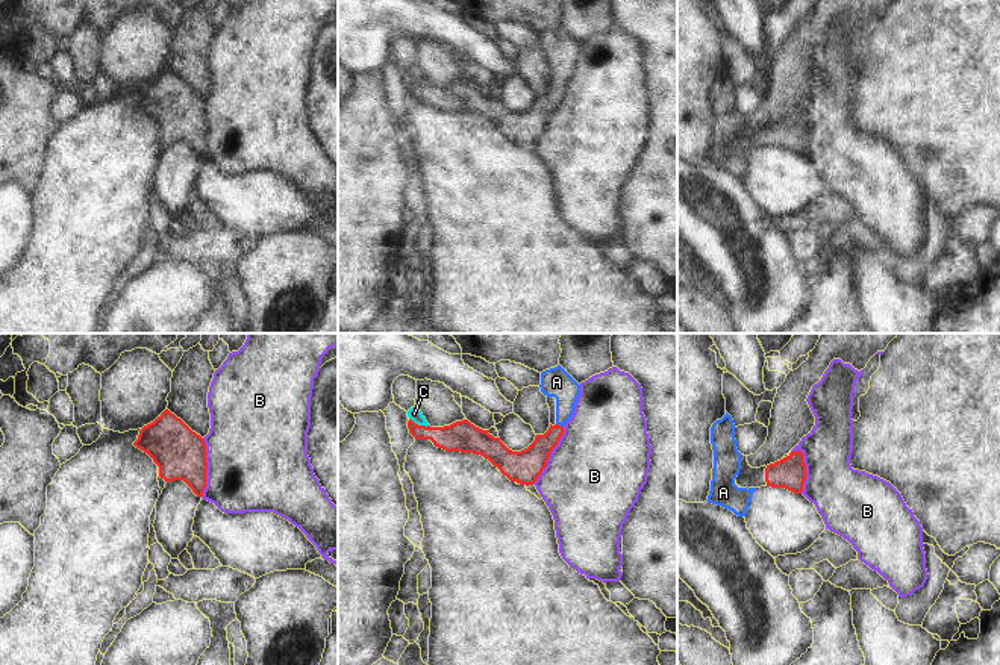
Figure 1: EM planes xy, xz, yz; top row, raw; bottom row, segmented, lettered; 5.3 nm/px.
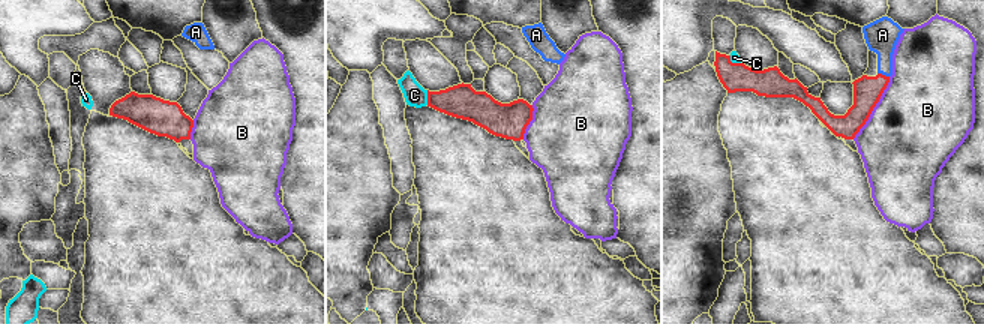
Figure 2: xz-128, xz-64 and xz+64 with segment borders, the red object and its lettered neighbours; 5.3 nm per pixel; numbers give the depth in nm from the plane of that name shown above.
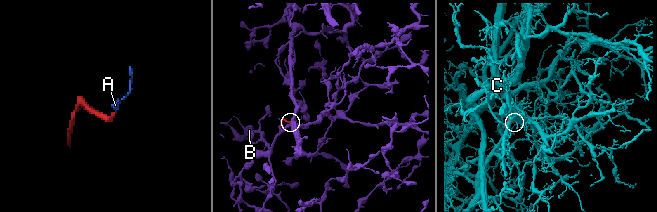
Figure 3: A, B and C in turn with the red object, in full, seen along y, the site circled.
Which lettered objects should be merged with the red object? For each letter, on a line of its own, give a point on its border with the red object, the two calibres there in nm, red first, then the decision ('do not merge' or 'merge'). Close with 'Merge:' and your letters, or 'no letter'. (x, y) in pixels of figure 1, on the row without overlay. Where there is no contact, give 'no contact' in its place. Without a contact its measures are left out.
A: xz (559, 87) | 160/160 nm | merge
B: xy (206, 129) | 280/500 nm | do not merge
C: xz (417, 85) | 160/70 nm | do not merge
Merge: A

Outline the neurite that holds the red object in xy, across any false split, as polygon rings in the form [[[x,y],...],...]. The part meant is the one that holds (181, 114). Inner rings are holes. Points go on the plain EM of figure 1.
[[[168,70],[139,91],[133,106],[153,120],[167,144],[183,141],[197,158],[203,158],[208,132],[205,98]]]

